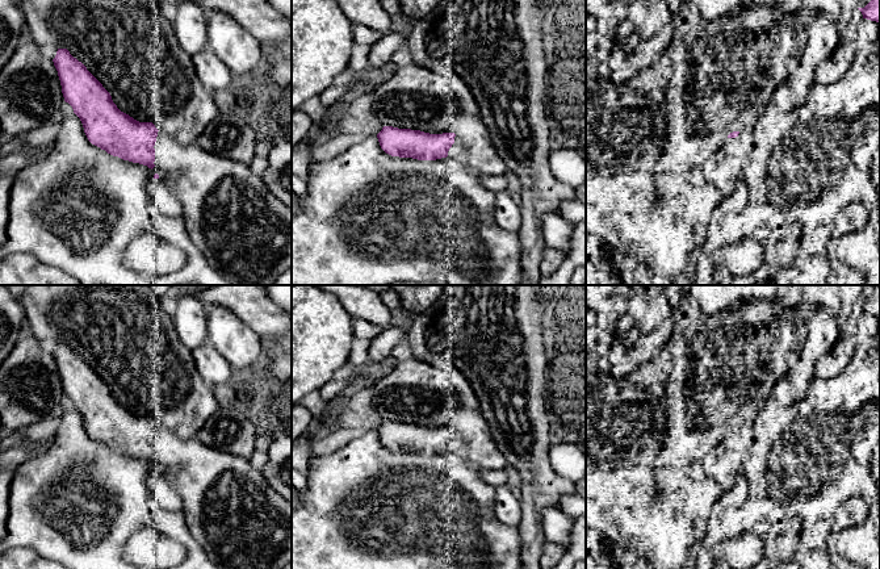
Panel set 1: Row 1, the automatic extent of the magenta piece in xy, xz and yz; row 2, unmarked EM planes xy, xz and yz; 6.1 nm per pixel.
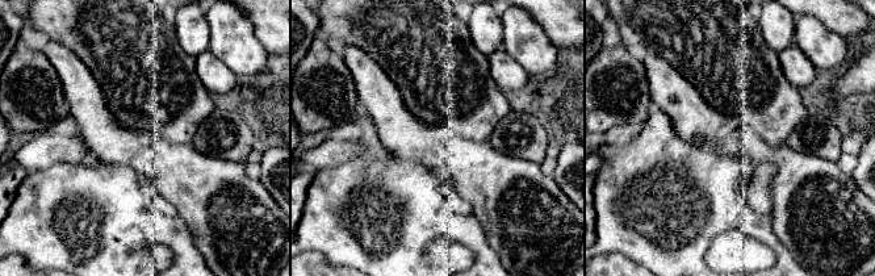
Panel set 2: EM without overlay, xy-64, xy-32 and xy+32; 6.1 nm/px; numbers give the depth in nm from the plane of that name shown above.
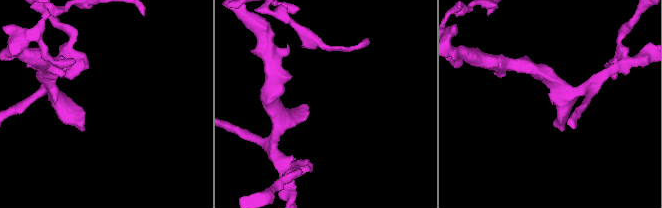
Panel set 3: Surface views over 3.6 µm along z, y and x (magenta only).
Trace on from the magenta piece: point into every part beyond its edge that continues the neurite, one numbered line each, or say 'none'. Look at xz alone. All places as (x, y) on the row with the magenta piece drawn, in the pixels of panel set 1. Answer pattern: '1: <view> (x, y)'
1: xz (457, 151)

